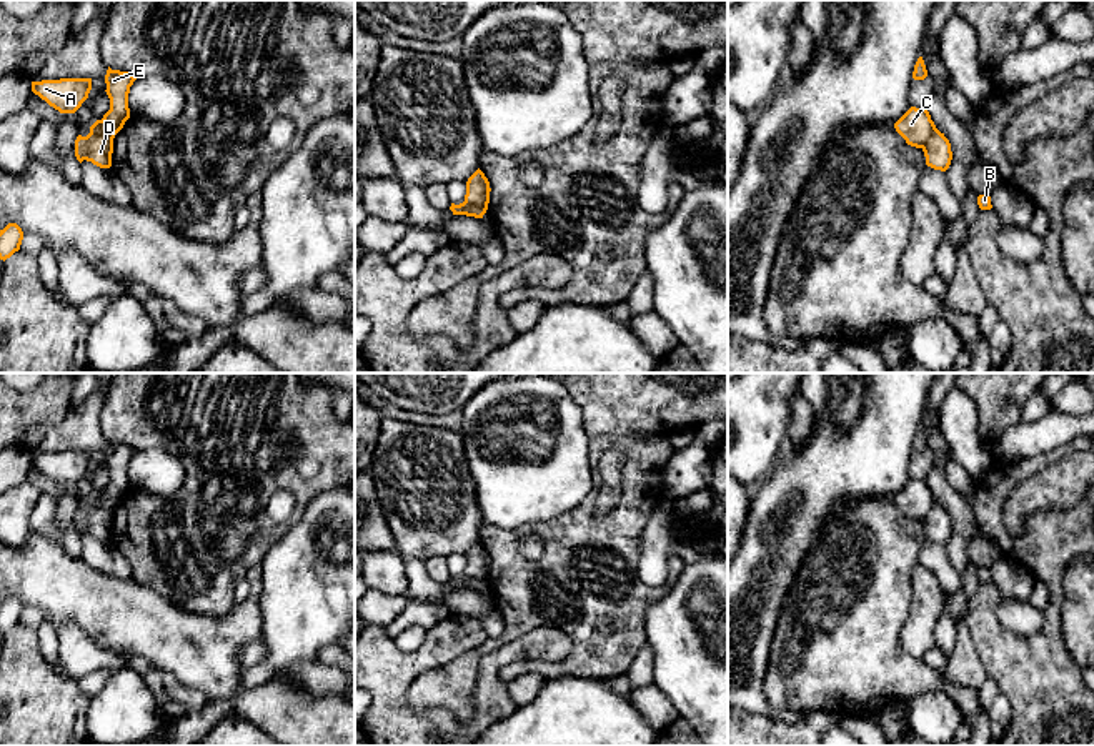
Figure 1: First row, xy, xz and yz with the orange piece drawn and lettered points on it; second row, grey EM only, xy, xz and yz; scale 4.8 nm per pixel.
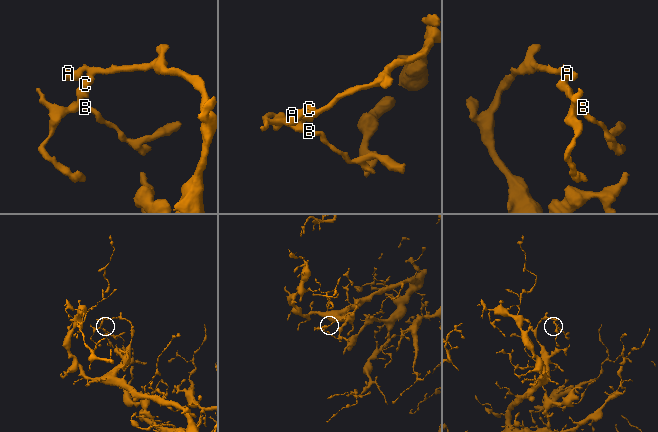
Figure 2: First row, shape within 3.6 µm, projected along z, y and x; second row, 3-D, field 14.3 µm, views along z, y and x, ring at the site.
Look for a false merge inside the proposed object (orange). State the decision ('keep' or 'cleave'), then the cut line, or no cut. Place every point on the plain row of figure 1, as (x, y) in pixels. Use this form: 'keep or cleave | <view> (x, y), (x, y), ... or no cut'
cleave | xy (90, 503), (112, 512)

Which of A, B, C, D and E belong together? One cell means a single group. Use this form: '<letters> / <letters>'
A C E / B D

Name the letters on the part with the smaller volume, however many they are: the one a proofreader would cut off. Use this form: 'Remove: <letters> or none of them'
Remove: B, D

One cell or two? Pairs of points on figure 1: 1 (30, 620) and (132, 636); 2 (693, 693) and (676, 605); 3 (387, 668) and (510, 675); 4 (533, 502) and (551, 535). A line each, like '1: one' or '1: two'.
1: two
2: one
3: two
4: two

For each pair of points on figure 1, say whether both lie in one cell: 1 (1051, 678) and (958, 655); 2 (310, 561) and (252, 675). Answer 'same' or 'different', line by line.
1: different
2: same

